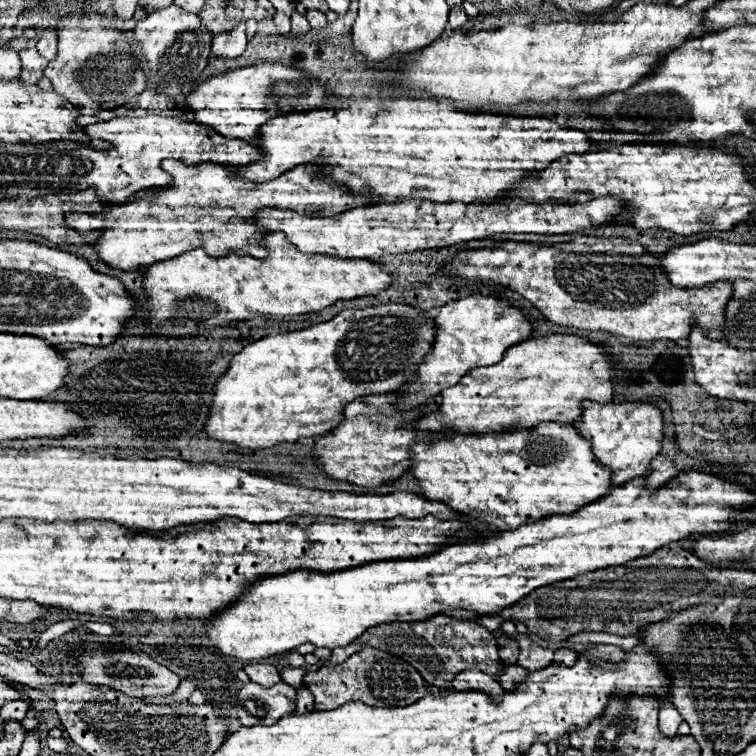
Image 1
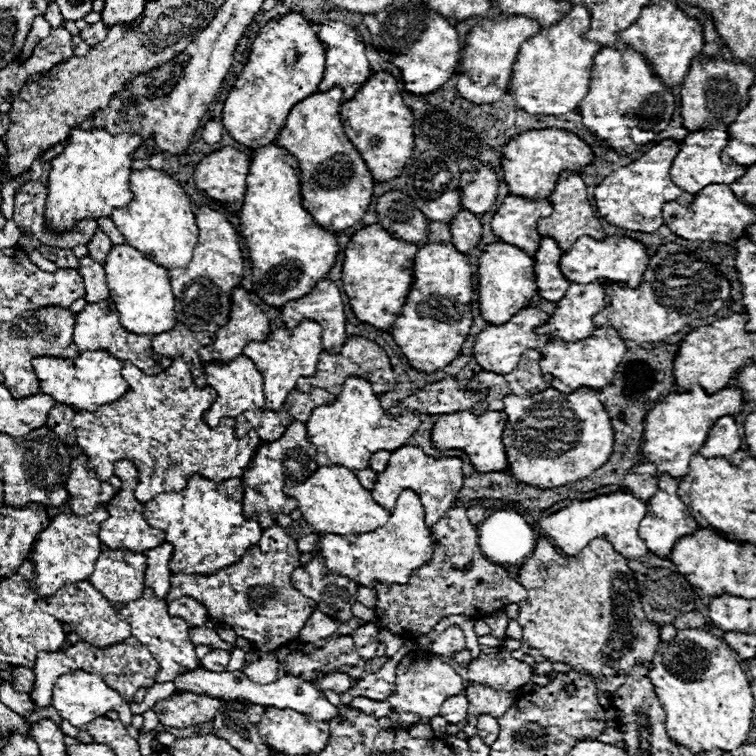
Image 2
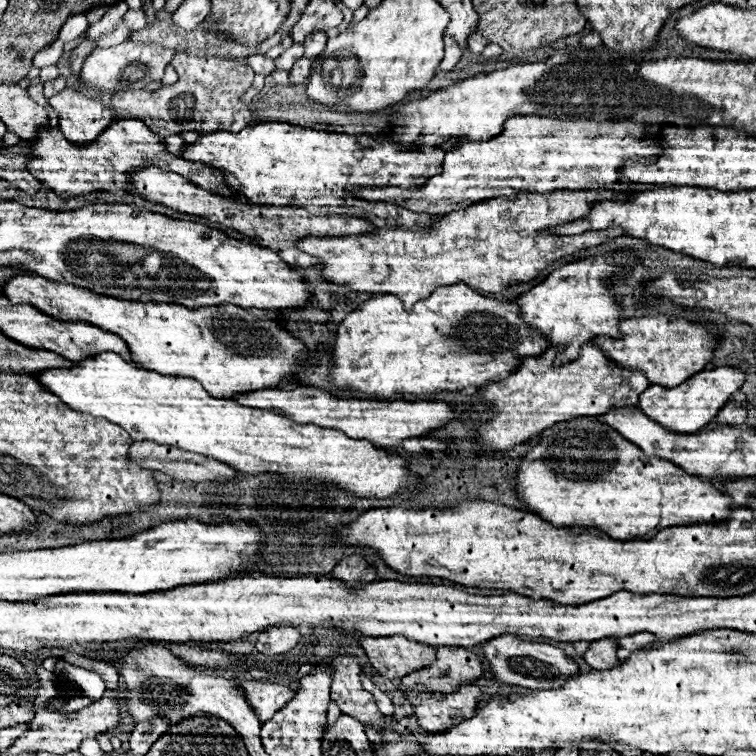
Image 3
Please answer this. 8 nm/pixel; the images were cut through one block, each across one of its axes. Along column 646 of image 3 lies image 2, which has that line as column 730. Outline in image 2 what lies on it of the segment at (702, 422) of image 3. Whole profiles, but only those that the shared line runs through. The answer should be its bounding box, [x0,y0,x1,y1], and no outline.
[642,386,744,478]

